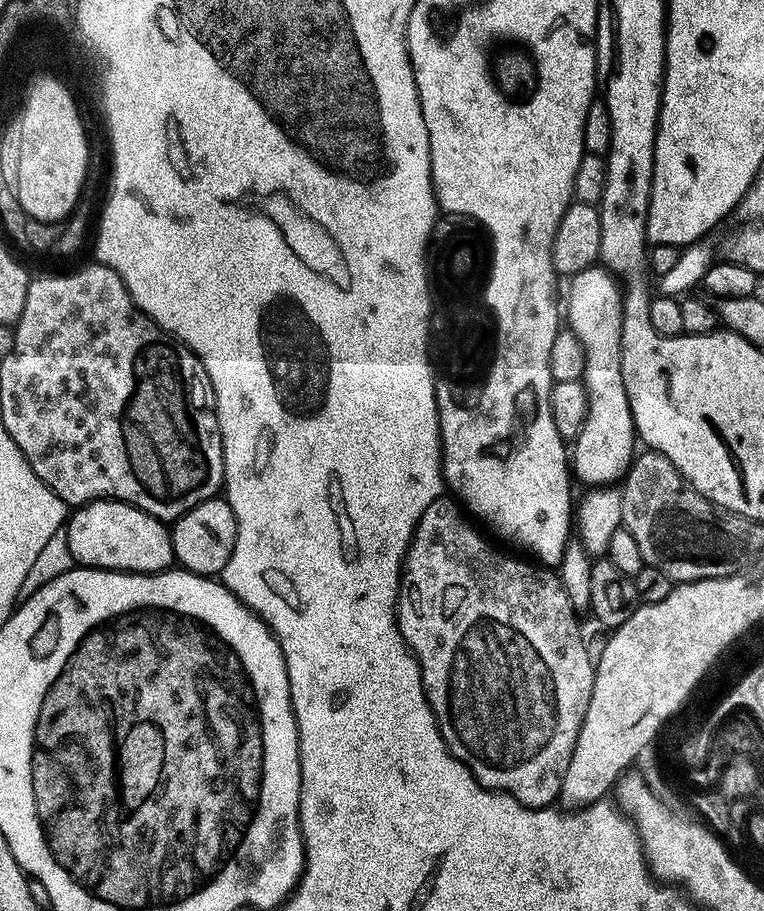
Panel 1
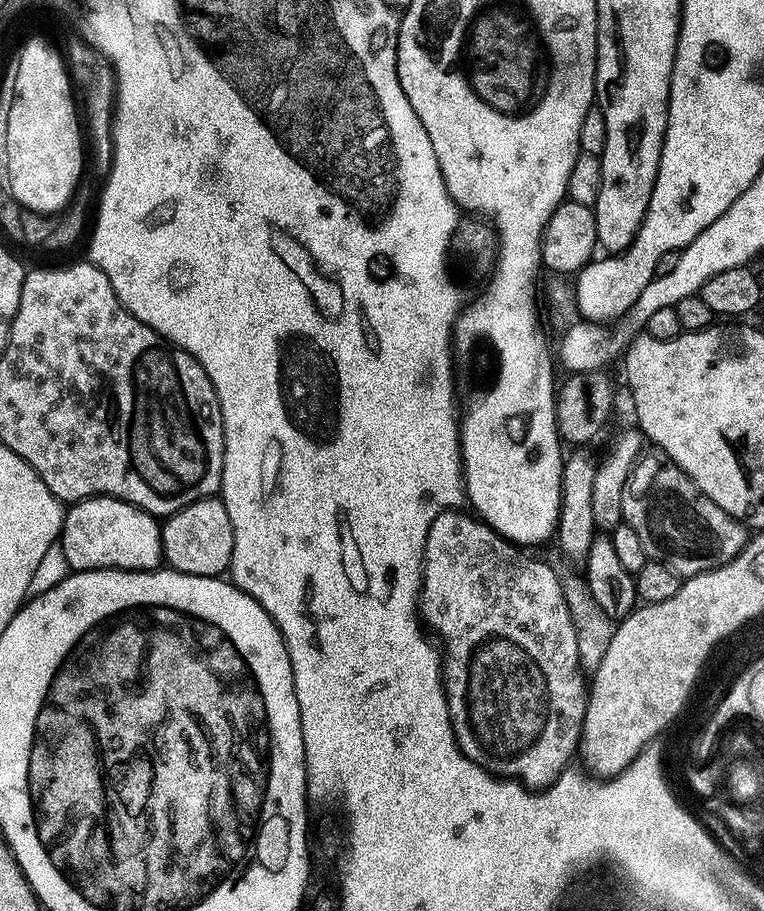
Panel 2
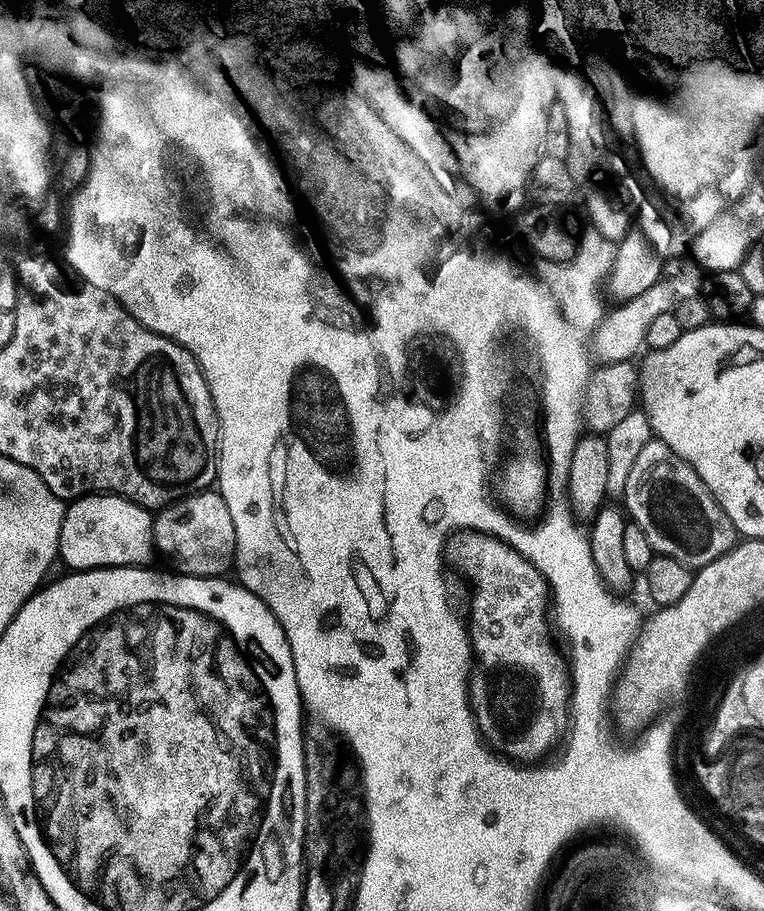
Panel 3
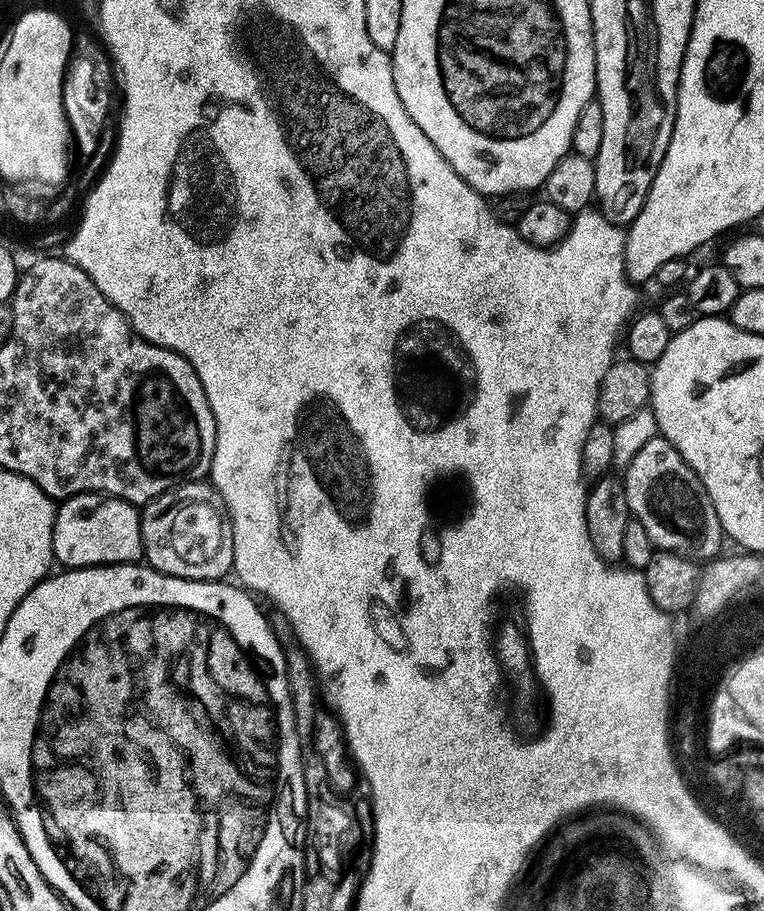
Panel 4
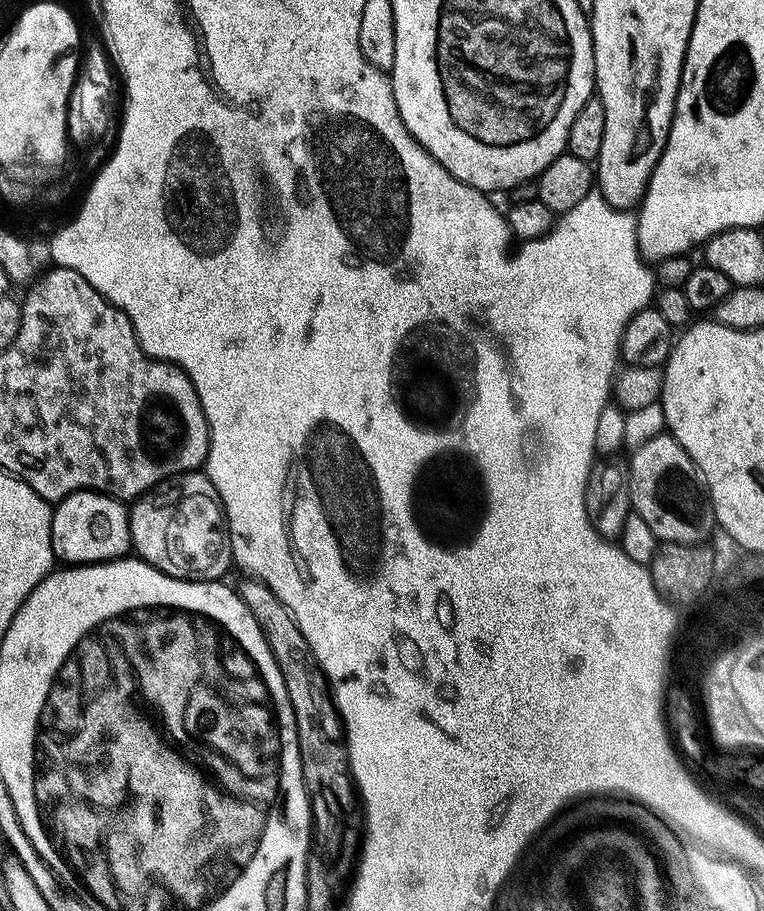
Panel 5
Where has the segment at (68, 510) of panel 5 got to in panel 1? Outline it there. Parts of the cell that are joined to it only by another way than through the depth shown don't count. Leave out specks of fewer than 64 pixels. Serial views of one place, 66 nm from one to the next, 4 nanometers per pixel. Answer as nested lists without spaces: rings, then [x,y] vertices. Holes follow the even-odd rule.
[[[94,500],[73,512],[76,513],[73,516],[71,513],[66,529],[69,554],[77,565],[137,574],[163,572],[173,567],[172,533],[165,521],[121,500]]]

